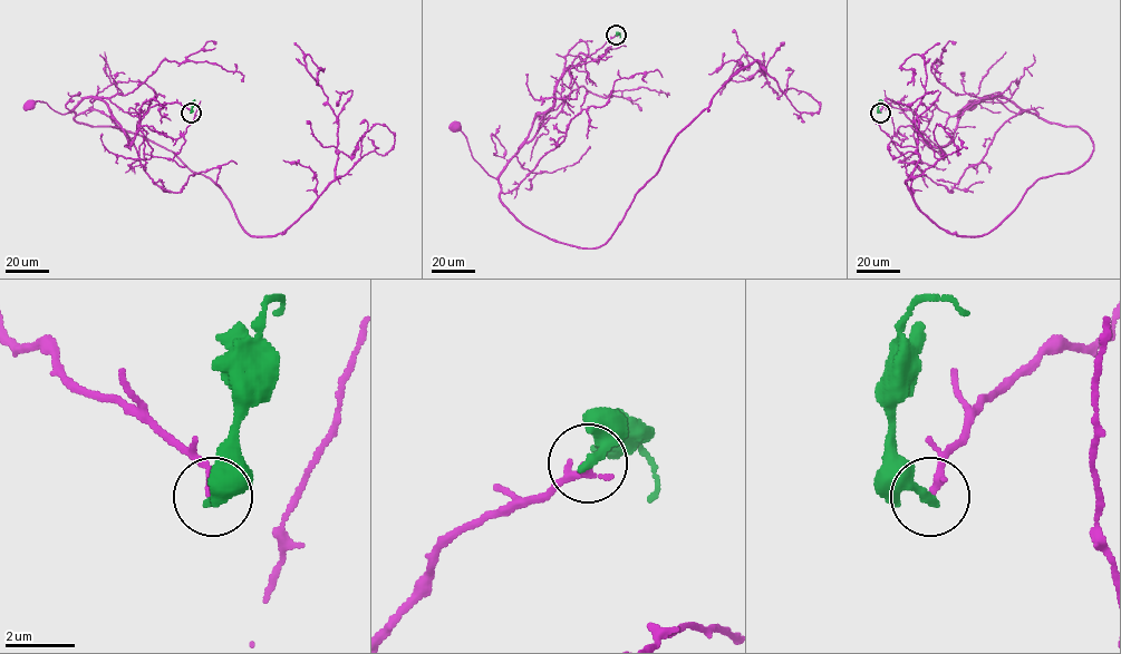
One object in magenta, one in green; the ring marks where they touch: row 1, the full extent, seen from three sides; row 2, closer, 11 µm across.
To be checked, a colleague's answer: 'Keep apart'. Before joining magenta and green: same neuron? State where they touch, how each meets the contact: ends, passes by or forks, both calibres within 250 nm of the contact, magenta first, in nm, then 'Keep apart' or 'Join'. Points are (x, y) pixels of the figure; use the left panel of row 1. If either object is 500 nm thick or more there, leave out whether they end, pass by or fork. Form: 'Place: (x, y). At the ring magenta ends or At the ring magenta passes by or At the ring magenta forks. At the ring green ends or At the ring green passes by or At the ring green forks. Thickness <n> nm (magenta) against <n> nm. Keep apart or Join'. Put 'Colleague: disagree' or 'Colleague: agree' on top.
Colleague: agree
Place: (191, 113). At the ring magenta ends. At the ring green ends. Thickness 240 nm (magenta) against 320 nm. Keep apart

